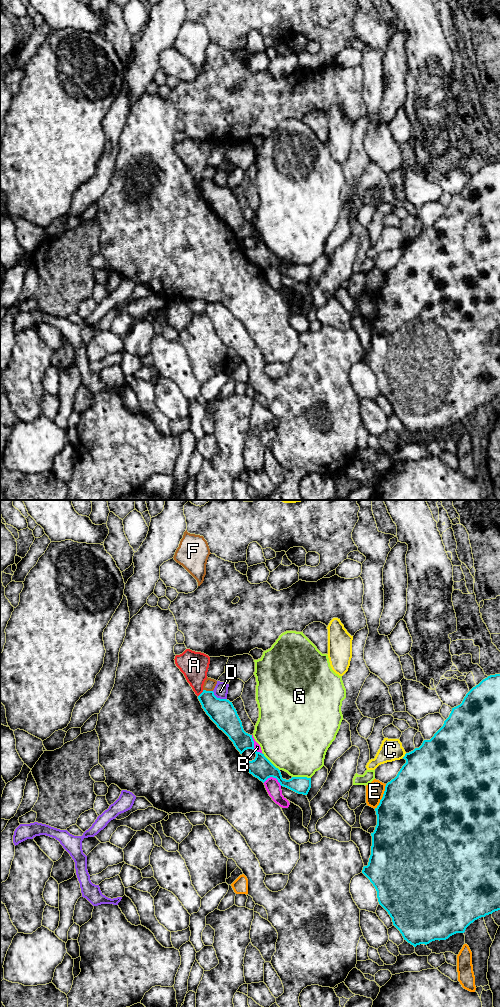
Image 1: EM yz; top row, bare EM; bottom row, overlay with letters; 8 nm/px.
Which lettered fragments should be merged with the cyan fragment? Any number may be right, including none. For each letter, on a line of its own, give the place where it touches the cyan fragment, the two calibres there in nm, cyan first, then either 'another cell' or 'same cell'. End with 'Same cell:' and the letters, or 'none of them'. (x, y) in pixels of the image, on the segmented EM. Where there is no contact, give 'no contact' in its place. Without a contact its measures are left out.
A: meets cyan in yz at (201, 693); 200 nm thick on the cyan side, 220 nm on the other; another cell
B: meets cyan in yz at (253, 746); 170 nm thick on the cyan side, 50 nm on the other; another cell
C: meets cyan in yz at (405, 755); 440 nm thick on the cyan side, 180 nm on the other; another cell
D: meets cyan in yz at (219, 698); 200 nm thick on the cyan side, 110 nm on the other; another cell
E: meets cyan in yz at (383, 796); 500 nm thick on the cyan side, 140 nm on the other; another cell
F: meets cyan in yz at (208, 691); 200 nm thick on the cyan side, 90 nm on the other; another cell
G: meets cyan in yz at (301, 777); 140 nm thick on the cyan side, 460 nm on the other; another cell
Same cell: none of them

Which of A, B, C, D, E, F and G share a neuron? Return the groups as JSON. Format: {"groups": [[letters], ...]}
{"groups": [["A"], ["B", "D"], ["C"], ["E"], ["F"], ["G"]]}

